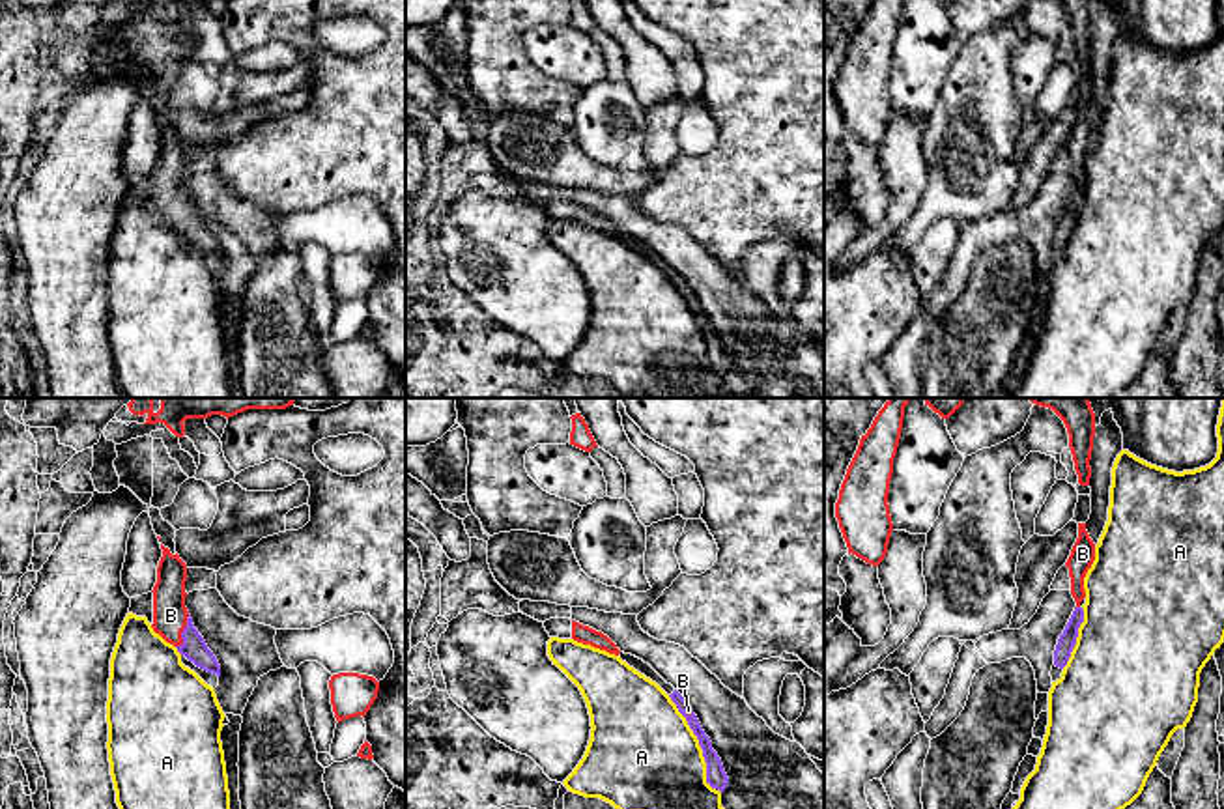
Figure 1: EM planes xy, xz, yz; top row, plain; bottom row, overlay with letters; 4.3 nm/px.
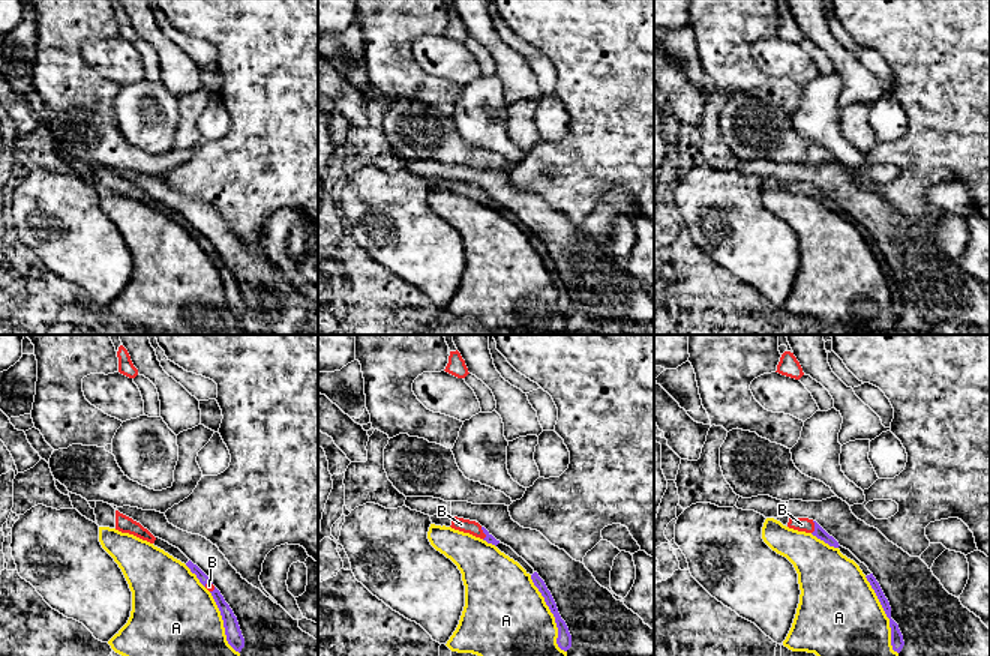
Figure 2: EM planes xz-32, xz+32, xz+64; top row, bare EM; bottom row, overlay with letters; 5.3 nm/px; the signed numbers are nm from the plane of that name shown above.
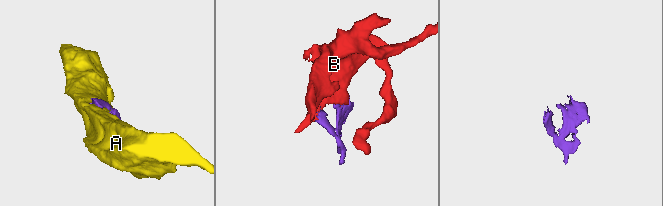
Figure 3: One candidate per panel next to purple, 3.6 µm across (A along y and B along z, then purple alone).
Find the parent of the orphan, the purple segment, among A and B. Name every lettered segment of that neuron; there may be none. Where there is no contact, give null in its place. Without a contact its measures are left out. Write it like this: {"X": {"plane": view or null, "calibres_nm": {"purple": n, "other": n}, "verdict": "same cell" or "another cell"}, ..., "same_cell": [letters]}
{"A": {"plane": "xz", "calibres_nm": {"purple": 90, "other": 480}, "verdict": "another cell"}, "B": {"plane": "xy", "calibres_nm": {"purple": 110, "other": 140}, "verdict": "same cell"}, "same_cell": ["B"]}

